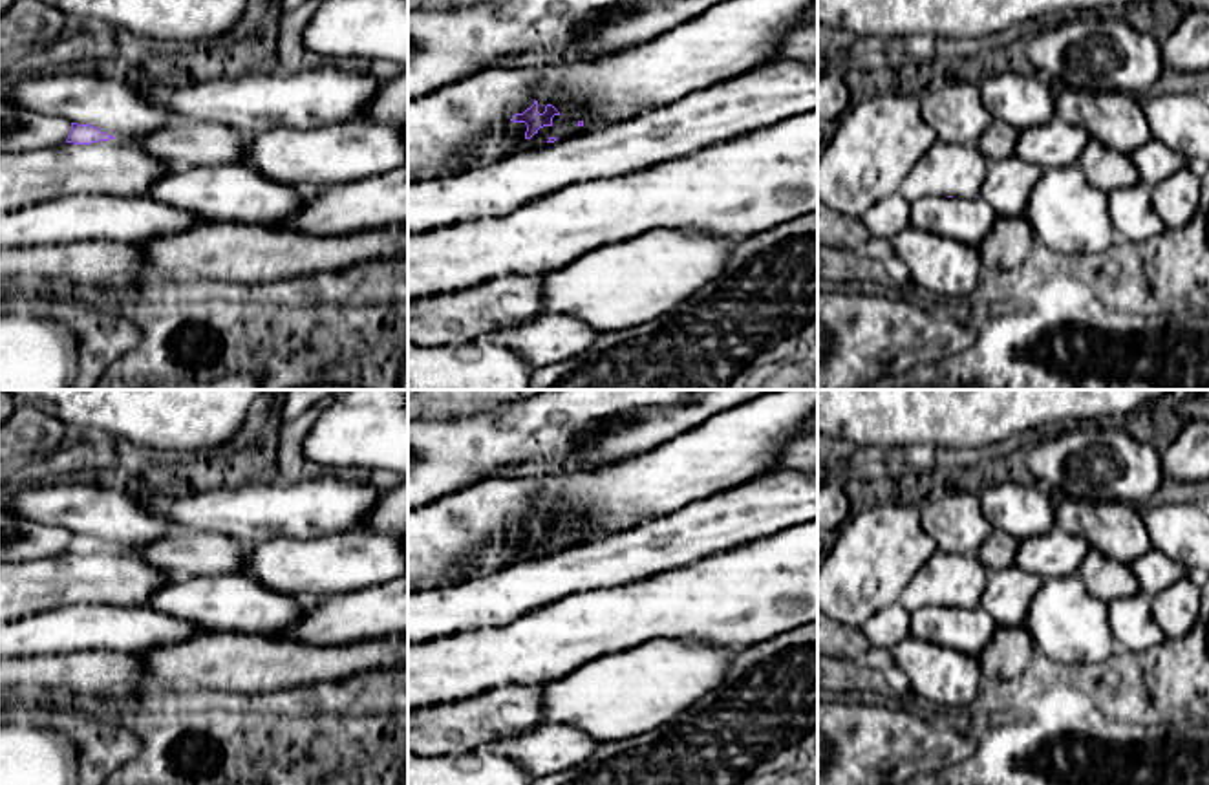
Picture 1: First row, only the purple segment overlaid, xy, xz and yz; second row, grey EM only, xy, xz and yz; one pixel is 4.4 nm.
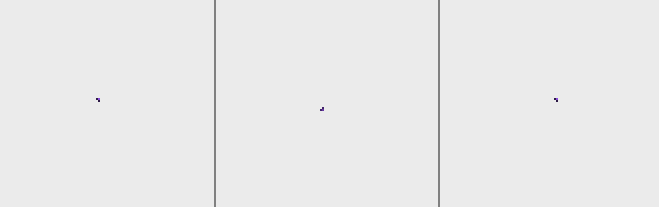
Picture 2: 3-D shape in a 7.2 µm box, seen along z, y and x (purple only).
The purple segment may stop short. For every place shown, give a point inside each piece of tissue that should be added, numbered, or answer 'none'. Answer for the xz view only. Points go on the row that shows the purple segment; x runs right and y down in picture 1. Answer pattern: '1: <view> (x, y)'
1: xz (562, 129)

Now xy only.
1: xy (116, 167)

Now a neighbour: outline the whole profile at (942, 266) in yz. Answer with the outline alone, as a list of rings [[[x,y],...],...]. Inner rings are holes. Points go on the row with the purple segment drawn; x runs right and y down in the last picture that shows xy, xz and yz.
[[[911,225],[900,231],[891,243],[907,267],[911,285],[935,293],[942,304],[971,296],[984,278],[979,247],[933,236]]]

